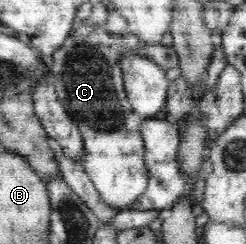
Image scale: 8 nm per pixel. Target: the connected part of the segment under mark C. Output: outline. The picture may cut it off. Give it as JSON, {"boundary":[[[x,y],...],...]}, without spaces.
{"boundary":[[[88,25],[88,27],[76,29],[74,33],[68,35],[60,50],[53,55],[50,69],[58,99],[64,106],[65,113],[81,133],[81,164],[100,194],[103,203],[112,207],[114,214],[120,212],[124,206],[132,205],[136,198],[144,193],[149,180],[148,168],[144,162],[144,142],[140,132],[143,119],[133,110],[123,86],[121,62],[129,54],[140,54],[140,57],[154,62],[154,65],[164,71],[179,66],[179,55],[176,54],[174,47],[166,47],[160,42],[144,42],[144,39],[139,39],[137,36],[128,37],[128,43],[126,43],[126,37],[123,35],[111,36],[105,29]]]}

